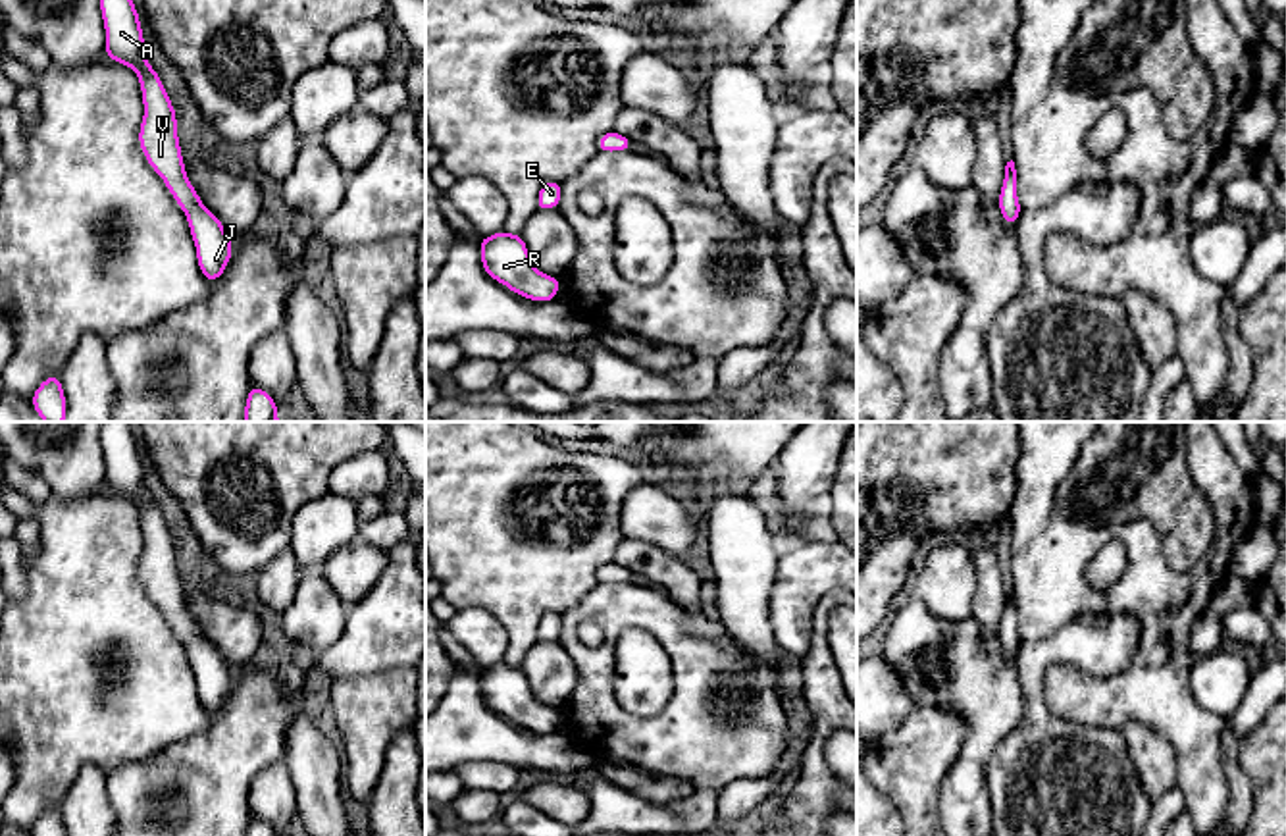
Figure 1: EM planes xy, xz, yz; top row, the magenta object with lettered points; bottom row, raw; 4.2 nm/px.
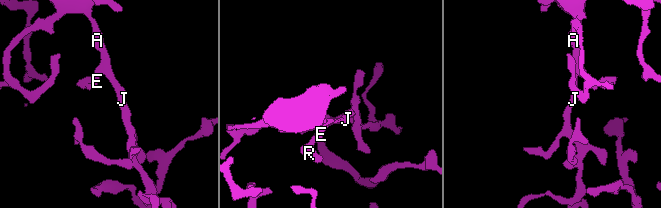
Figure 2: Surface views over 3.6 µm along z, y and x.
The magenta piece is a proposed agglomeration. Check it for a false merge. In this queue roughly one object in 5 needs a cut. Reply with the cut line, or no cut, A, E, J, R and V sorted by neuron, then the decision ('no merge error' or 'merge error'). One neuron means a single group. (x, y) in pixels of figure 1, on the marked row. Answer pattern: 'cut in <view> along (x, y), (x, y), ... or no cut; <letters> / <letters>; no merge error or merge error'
no cut; A E J R V; no merge error

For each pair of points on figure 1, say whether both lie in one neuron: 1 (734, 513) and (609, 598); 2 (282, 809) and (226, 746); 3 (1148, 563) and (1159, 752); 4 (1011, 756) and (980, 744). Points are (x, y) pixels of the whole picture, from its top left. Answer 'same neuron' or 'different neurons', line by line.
1: different neurons
2: different neurons
3: different neurons
4: different neurons

